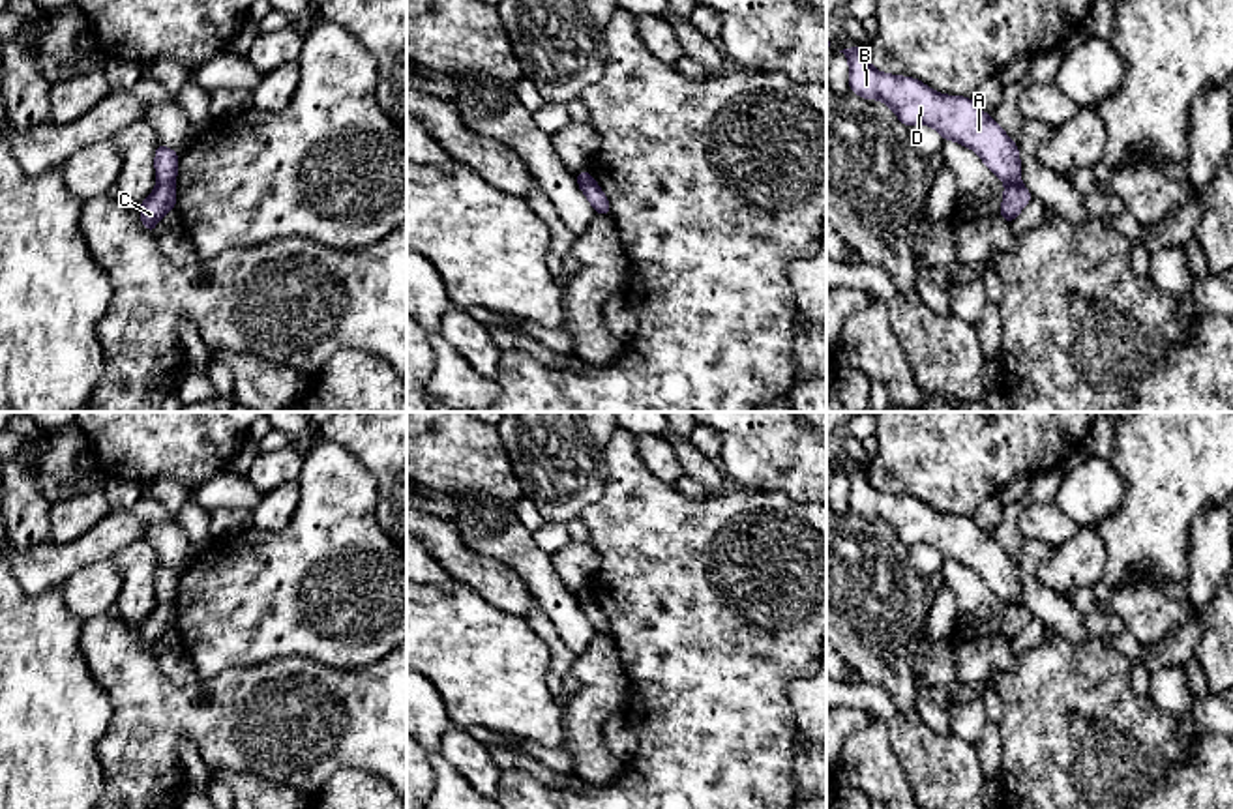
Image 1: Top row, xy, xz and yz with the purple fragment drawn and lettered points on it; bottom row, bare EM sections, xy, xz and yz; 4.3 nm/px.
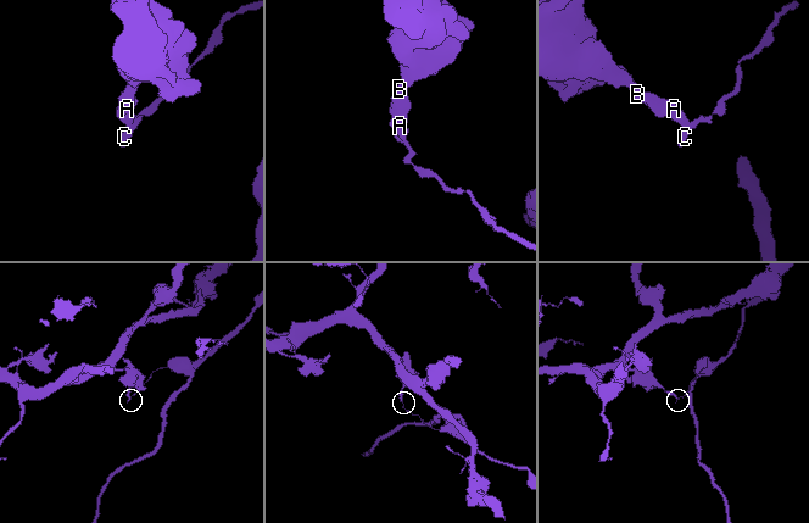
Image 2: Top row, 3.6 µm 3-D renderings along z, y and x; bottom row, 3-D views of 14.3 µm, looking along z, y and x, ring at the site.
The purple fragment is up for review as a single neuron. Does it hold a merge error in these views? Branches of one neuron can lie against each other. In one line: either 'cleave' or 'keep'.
cleave

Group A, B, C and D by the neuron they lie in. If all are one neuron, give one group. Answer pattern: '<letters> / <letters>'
A B D / C

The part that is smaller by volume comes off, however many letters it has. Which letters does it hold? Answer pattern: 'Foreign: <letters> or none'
Foreign: C

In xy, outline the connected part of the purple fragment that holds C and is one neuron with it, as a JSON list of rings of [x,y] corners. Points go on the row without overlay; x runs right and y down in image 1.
[[[157,603],[146,620],[139,624],[144,650],[156,652],[156,642],[176,625],[176,607],[172,603]]]

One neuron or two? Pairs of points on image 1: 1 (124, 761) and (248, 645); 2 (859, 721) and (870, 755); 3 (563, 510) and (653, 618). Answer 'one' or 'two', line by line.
1: two
2: two
3: two

